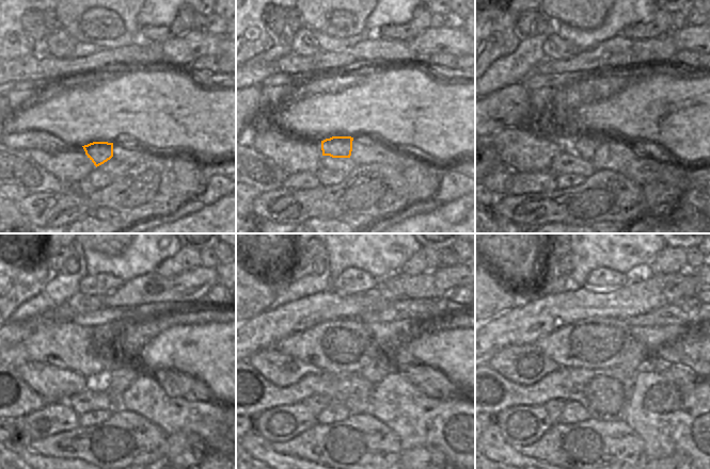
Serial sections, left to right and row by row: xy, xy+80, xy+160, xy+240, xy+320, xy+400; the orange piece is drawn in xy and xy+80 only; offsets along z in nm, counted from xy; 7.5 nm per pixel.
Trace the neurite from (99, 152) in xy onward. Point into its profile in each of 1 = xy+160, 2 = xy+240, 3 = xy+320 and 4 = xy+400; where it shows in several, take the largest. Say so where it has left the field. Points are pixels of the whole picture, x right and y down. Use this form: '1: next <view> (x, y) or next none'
1: next xy+160 (585, 146)
2: next xy+240 (122, 377)
3: next xy+320 (383, 364)
4: next xy+400 (636, 353)

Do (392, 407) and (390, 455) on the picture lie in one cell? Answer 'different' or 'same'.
different

